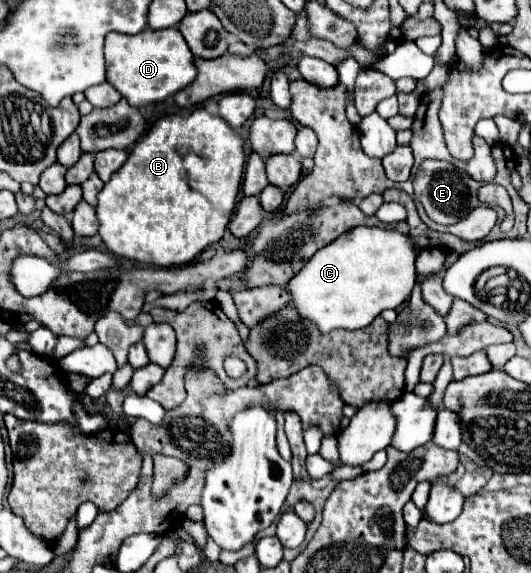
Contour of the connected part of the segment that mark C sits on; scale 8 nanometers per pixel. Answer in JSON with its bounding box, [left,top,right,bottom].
[287,226,419,334]

